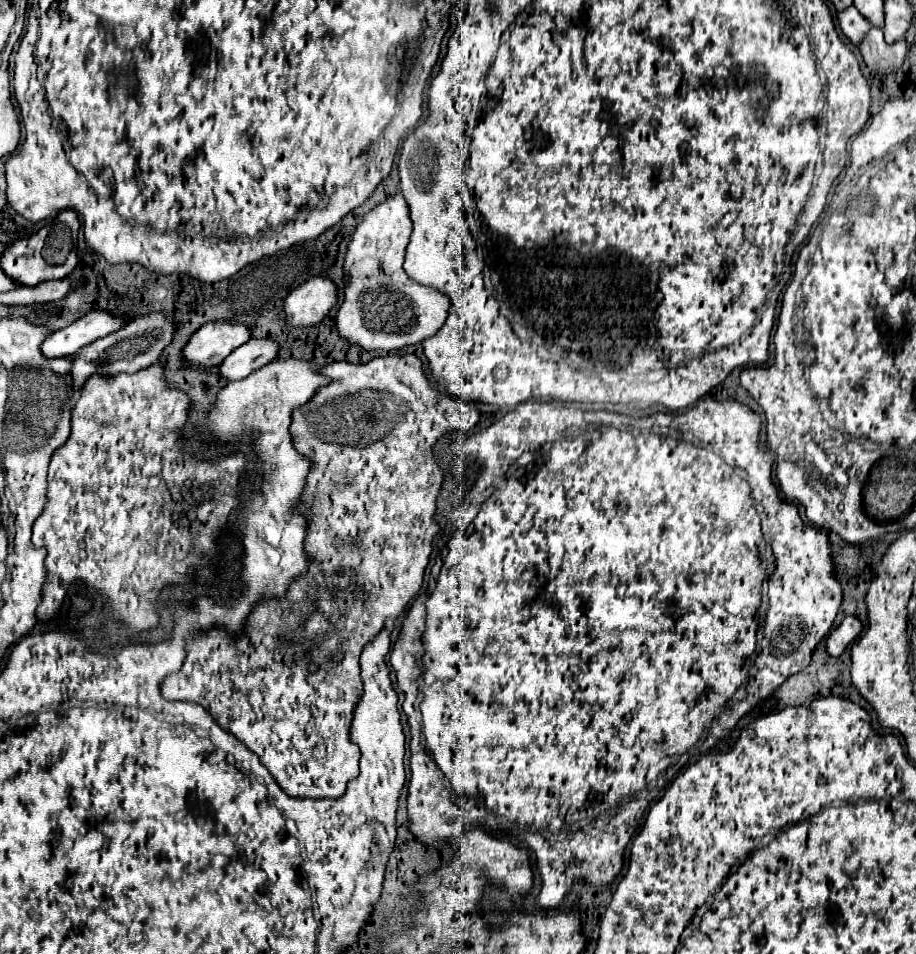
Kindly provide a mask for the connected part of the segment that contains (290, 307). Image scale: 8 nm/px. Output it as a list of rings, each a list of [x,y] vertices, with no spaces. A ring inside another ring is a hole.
[[[315,276],[295,288],[285,300],[287,324],[313,326],[319,324],[337,304],[337,286],[331,278]]]

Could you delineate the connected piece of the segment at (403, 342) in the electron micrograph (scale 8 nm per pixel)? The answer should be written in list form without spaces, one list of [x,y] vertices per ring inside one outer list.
[[[401,194],[381,202],[357,226],[345,258],[345,302],[337,310],[339,334],[365,350],[397,350],[423,342],[443,326],[449,300],[441,292],[417,284],[403,270],[405,248],[411,236],[409,208]]]

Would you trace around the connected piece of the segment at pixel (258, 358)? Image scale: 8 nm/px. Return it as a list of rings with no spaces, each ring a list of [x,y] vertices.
[[[251,338],[237,350],[233,350],[221,364],[221,374],[229,380],[243,380],[251,372],[273,362],[279,354],[279,344],[275,340],[255,340]]]

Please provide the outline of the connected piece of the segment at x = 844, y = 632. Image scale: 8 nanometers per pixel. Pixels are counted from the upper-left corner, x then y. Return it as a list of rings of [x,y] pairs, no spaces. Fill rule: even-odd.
[[[847,616],[831,634],[827,640],[827,652],[831,656],[839,656],[863,630],[863,624],[857,616]]]

